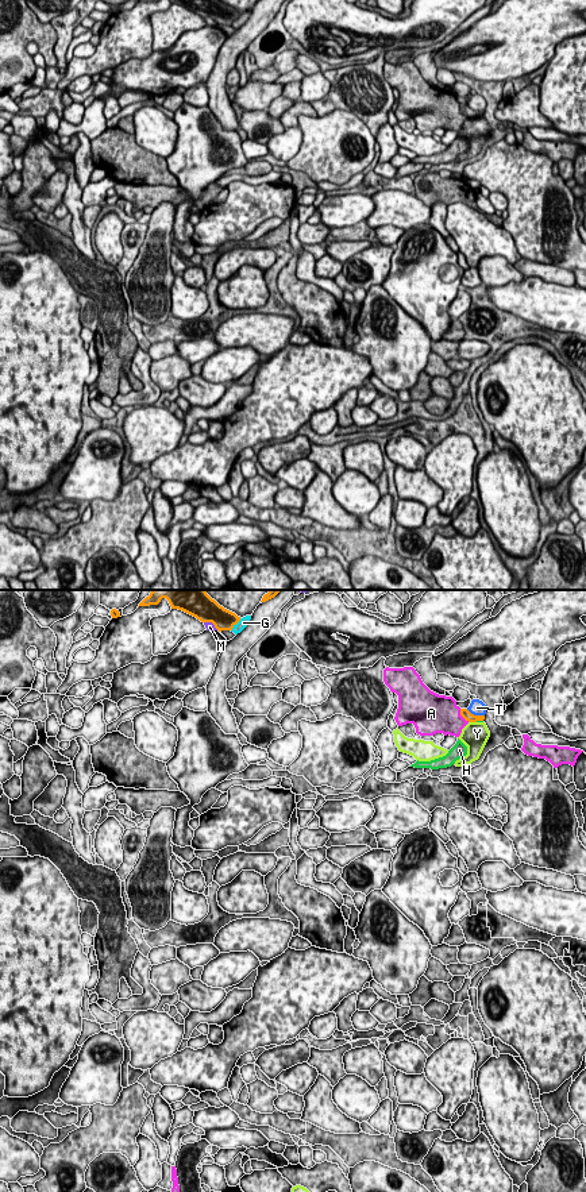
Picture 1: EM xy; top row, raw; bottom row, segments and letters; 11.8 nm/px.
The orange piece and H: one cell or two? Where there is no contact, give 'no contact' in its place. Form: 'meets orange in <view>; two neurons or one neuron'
meets orange in xy; two neurons

